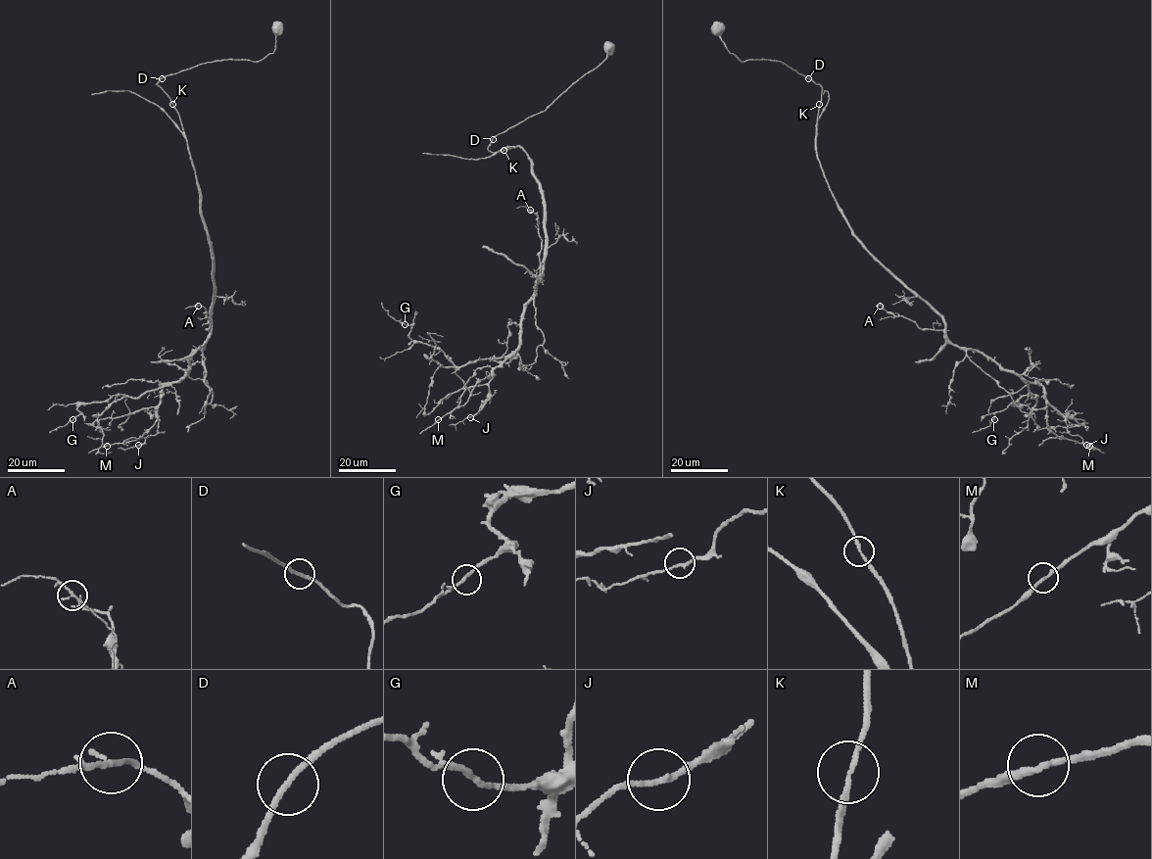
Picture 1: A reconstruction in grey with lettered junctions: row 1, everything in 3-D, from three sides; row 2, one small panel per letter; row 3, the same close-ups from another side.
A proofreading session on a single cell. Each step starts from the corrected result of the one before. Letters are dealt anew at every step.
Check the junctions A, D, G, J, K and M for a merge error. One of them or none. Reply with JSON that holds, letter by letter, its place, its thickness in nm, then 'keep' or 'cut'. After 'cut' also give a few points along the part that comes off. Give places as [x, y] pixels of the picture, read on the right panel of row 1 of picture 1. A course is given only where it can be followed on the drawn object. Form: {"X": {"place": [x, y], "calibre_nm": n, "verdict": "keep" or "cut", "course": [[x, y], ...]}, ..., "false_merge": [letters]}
{"A": {"place": [880, 306], "calibre_nm": 170, "verdict": "keep"}, "D": {"place": [808, 78], "calibre_nm": 200, "verdict": "keep"}, "G": {"place": [994, 419], "calibre_nm": 190, "verdict": "keep"}, "J": {"place": [1086, 445], "calibre_nm": 190, "verdict": "keep"}, "K": {"place": [819, 104], "calibre_nm": 160, "verdict": "keep"}, "M": {"place": [1089, 446], "calibre_nm": 200, "verdict": "keep"}, "false_merge": []}

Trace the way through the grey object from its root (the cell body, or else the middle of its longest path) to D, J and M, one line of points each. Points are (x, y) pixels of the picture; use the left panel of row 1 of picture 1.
D: (277, 28), (274, 29), (274, 50), (260, 61), (214, 61), (162, 78)
J: (277, 28), (260, 61), (156, 84), (196, 176), (214, 306), (138, 445)
M: (277, 28), (260, 61), (156, 84), (196, 176), (211, 334), (162, 385), (155, 423), (107, 446)

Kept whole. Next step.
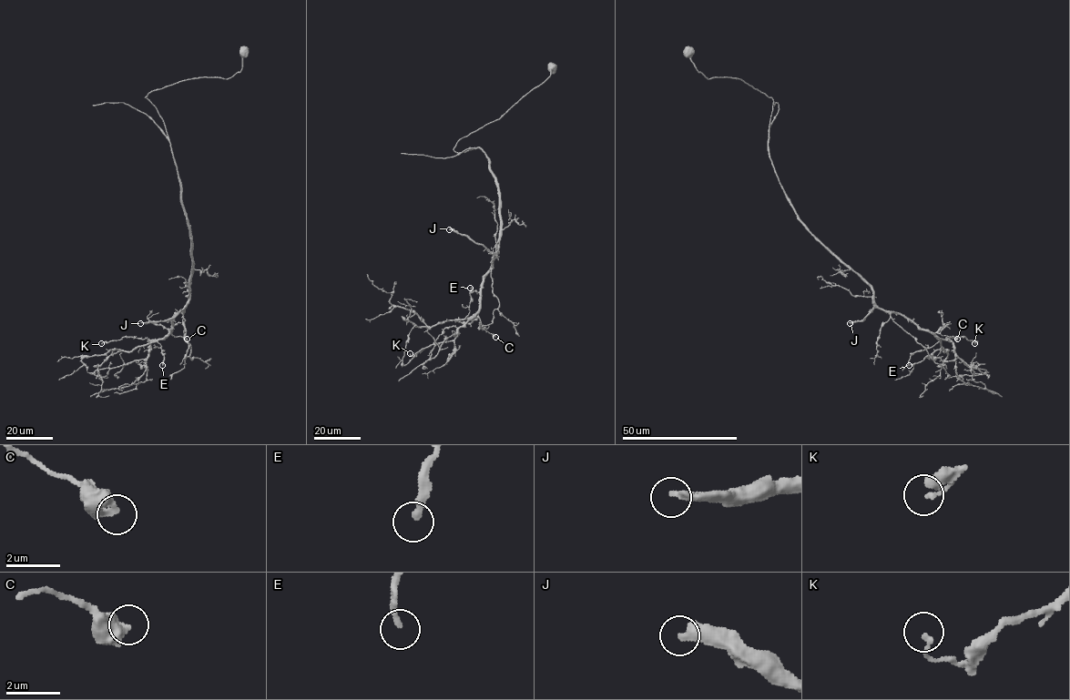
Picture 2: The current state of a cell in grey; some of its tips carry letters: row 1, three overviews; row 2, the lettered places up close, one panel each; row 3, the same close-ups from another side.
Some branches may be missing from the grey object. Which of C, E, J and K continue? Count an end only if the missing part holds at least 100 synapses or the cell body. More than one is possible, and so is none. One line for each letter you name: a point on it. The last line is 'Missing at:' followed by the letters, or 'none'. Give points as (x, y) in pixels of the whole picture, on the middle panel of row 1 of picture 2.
J: place (449, 229)
Missing at: J

